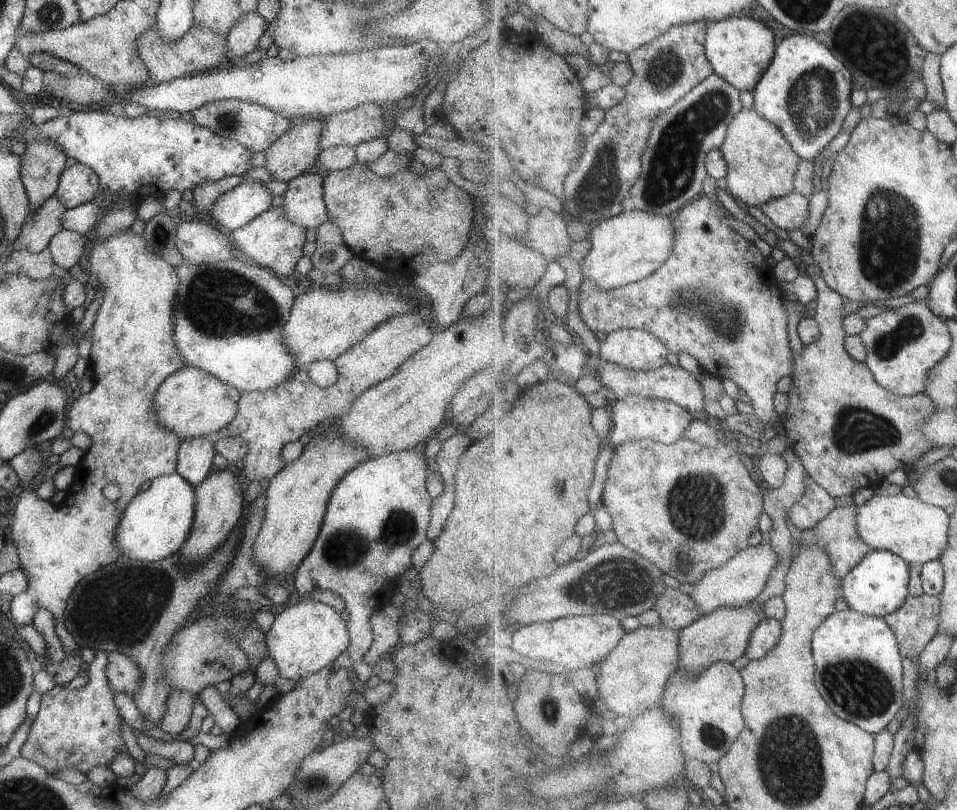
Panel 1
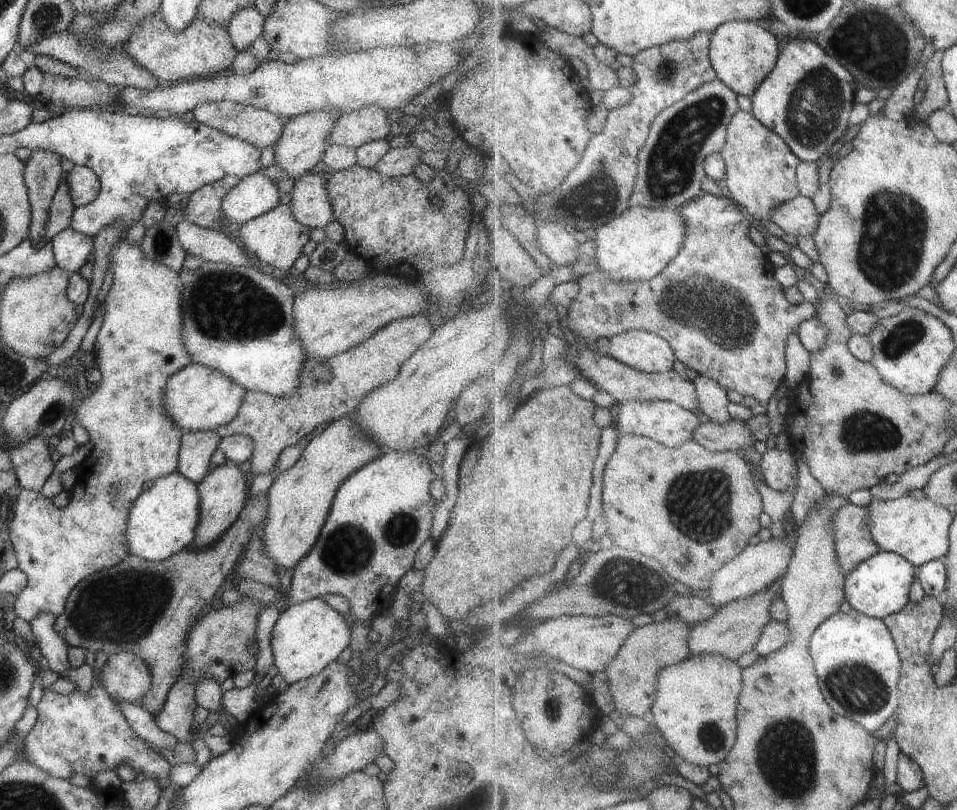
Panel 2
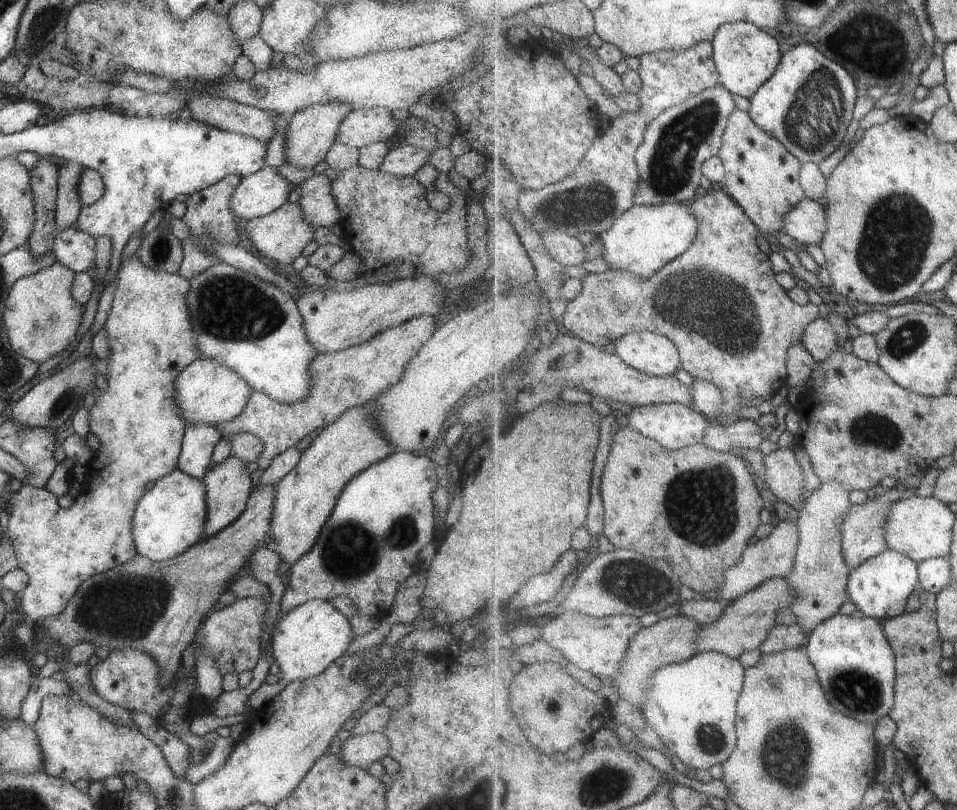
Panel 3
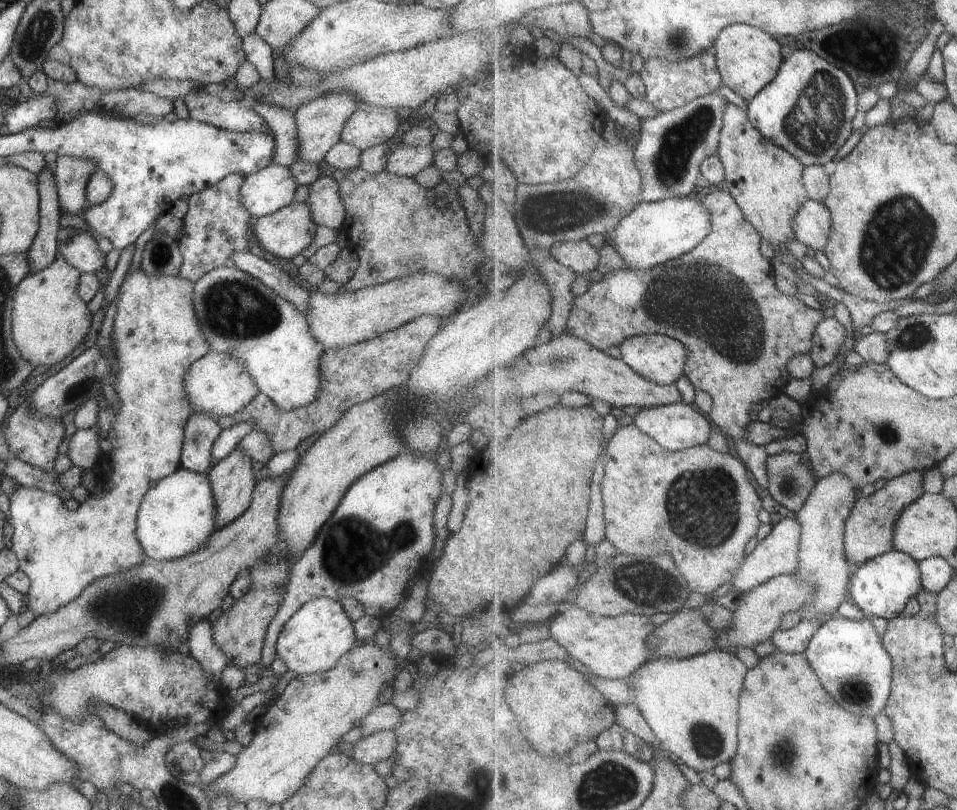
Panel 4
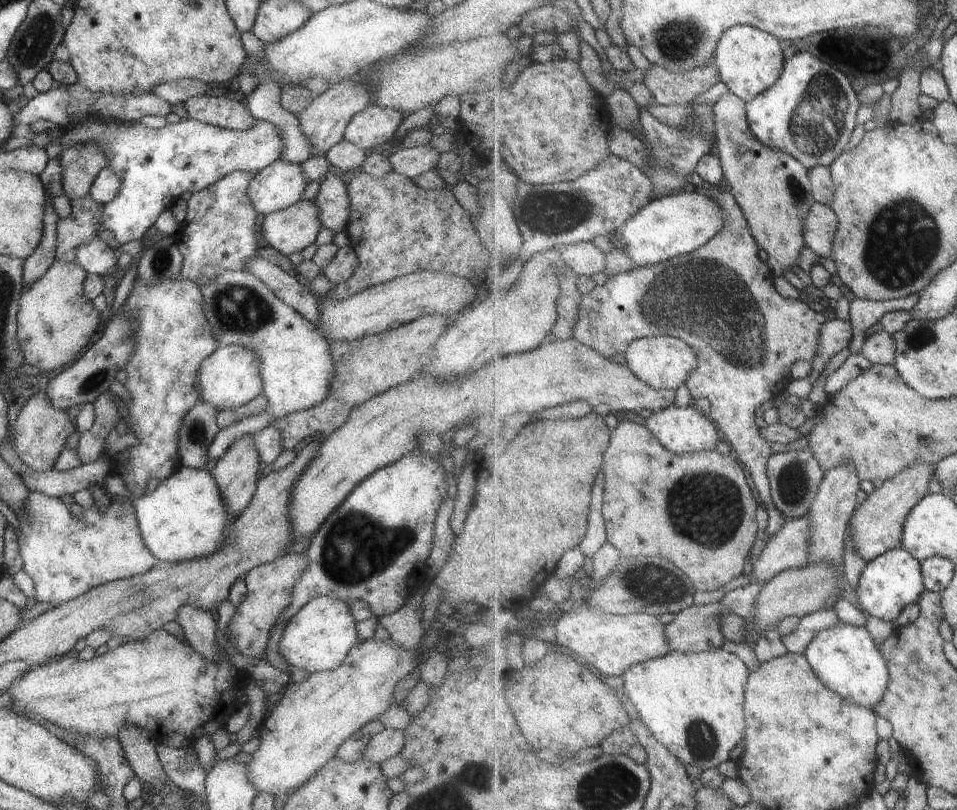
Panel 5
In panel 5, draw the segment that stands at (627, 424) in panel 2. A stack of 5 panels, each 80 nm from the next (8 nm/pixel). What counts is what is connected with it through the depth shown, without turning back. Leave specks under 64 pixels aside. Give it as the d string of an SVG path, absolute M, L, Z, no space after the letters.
M672 406L653 413L645 420L645 426L660 440L660 443L677 454L693 454L703 451L715 451L717 442L723 438L722 432L715 422L697 407Z

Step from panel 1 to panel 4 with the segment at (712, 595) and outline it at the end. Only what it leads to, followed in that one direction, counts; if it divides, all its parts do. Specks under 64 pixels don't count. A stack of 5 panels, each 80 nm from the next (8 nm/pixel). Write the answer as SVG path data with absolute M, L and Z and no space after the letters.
M784 518L779 521L763 541L748 554L741 570L733 577L731 591L748 593L760 584L779 575L795 575L800 569L800 550L803 528L801 521L795 518Z

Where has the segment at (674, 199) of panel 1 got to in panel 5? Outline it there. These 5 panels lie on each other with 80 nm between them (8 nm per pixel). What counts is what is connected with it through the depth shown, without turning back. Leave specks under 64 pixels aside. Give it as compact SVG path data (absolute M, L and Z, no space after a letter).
M715 103L694 104L694 115L685 127L670 127L655 118L647 109L639 112L649 166L645 174L649 175L654 184L653 198L665 196L672 192L690 189L689 177L696 172L697 165L709 154L717 153L716 146L716 112Z

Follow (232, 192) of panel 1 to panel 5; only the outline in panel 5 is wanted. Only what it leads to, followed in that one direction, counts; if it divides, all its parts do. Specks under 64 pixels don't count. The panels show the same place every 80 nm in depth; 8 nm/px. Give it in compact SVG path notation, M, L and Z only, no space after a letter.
M279 158L253 175L246 193L259 214L284 209L299 200L307 184L299 165Z

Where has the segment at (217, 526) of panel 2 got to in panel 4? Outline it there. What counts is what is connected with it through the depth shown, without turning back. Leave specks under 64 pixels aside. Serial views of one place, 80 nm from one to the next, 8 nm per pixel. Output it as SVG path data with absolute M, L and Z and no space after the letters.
M237 446L227 456L210 465L206 475L214 498L214 515L216 516L214 530L229 524L232 520L235 520L235 517L245 512L256 483L255 477L253 477L256 468L257 466L253 464L249 455Z

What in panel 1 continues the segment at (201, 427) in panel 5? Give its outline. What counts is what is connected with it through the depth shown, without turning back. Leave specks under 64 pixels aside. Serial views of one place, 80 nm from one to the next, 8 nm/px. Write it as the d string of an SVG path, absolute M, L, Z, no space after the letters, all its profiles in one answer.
M212 437L187 438L178 445L175 473L195 488L212 472Z

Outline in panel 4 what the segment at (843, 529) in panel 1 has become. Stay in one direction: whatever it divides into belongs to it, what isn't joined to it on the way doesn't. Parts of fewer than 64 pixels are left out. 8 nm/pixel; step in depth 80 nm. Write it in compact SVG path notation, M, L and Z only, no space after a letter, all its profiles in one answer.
M925 470L909 471L888 481L882 489L872 495L858 499L846 525L845 548L849 562L860 566L895 549L896 524L900 516L909 505L924 495L924 472Z

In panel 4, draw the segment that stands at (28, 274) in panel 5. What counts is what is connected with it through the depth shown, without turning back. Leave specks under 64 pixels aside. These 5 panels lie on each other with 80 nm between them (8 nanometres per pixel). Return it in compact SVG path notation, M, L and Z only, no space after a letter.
M46 168L40 170L36 175L38 188L38 229L34 236L33 242L26 250L28 258L29 273L34 273L45 268L53 259L57 257L59 252L59 244L56 241L57 231L60 229L59 225L59 201L56 193L56 183L53 178L53 172L49 173Z

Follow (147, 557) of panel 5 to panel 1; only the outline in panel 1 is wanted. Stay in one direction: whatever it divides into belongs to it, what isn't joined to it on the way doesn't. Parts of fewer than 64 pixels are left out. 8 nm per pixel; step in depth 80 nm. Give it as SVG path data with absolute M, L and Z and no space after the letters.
M130 227L117 230L105 240L90 235L86 253L90 264L87 271L91 274L90 281L102 290L102 300L93 326L88 330L88 369L92 375L93 388L90 392L80 394L67 406L64 424L73 433L87 434L90 445L77 462L76 477L59 506L41 500L34 490L23 488L13 508L11 522L11 539L17 546L20 569L28 581L26 589L11 600L9 612L13 623L12 634L21 624L31 625L37 608L43 608L53 617L54 632L61 642L63 652L75 656L79 654L79 648L72 634L63 626L66 602L77 582L120 557L117 548L113 546L113 530L124 507L139 492L143 482L153 481L175 471L178 445L181 442L173 432L157 426L152 408L153 392L157 386L183 367L173 342L173 298L178 282L174 267L149 252L142 234L133 234Z

